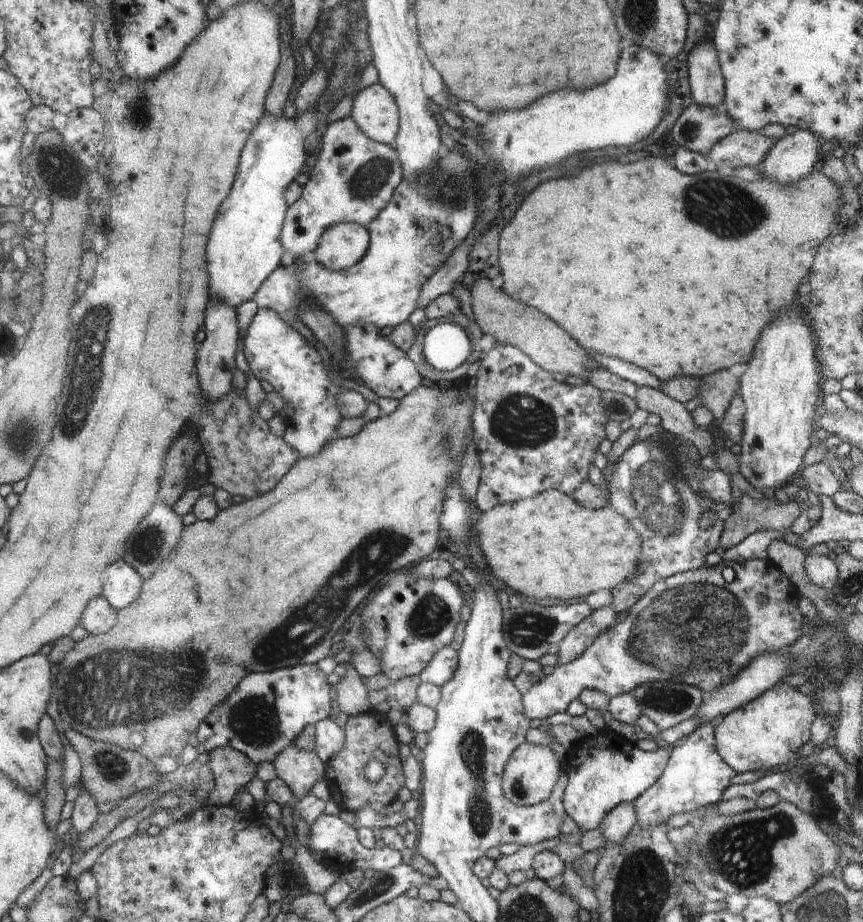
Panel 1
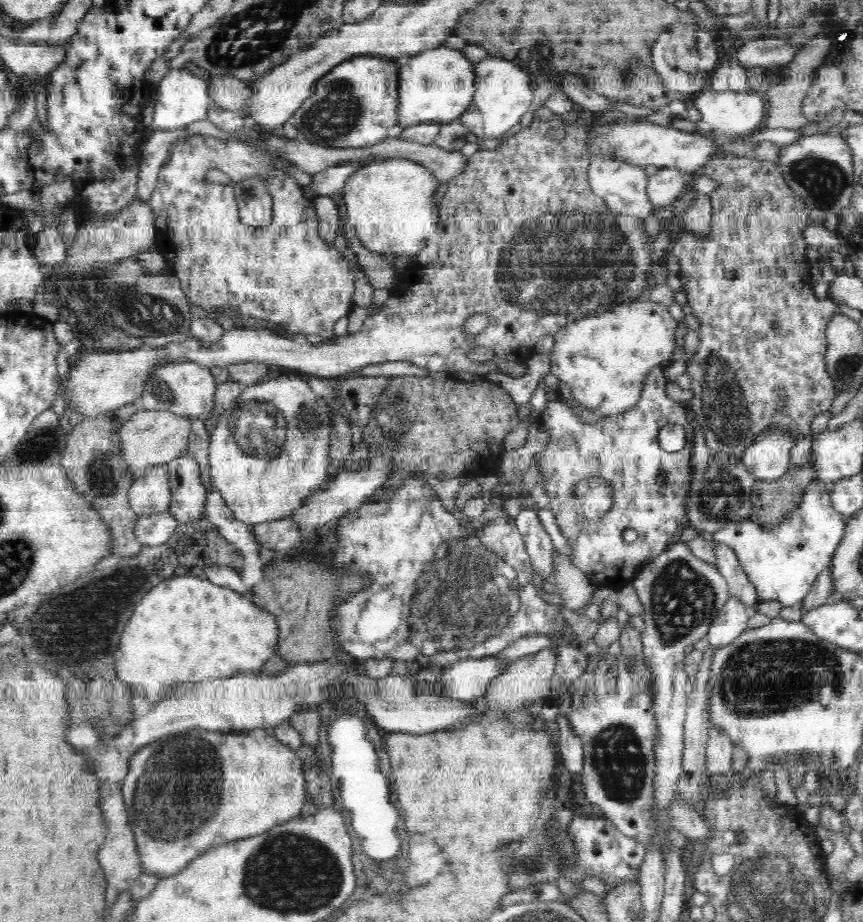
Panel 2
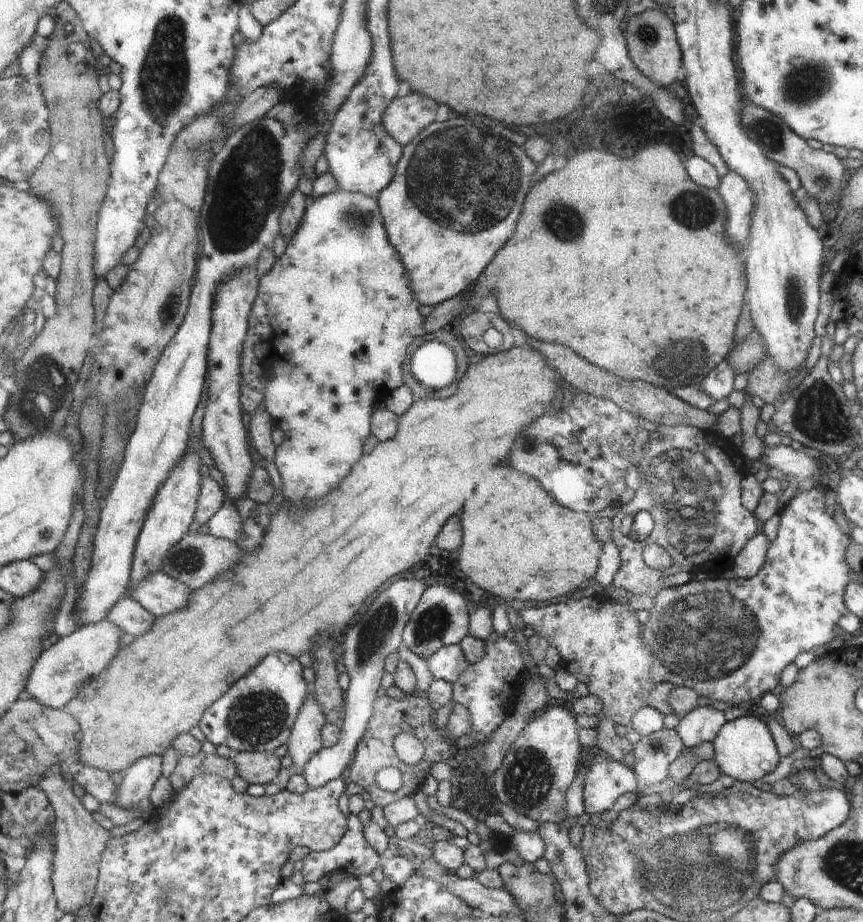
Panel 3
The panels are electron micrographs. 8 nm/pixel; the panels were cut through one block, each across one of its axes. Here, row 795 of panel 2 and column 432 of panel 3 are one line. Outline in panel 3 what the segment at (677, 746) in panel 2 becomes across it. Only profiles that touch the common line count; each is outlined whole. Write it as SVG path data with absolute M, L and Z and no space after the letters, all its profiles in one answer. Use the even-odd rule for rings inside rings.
M461 644L440 648L427 658L428 668L434 679L442 679L453 683L469 668L468 658Z

